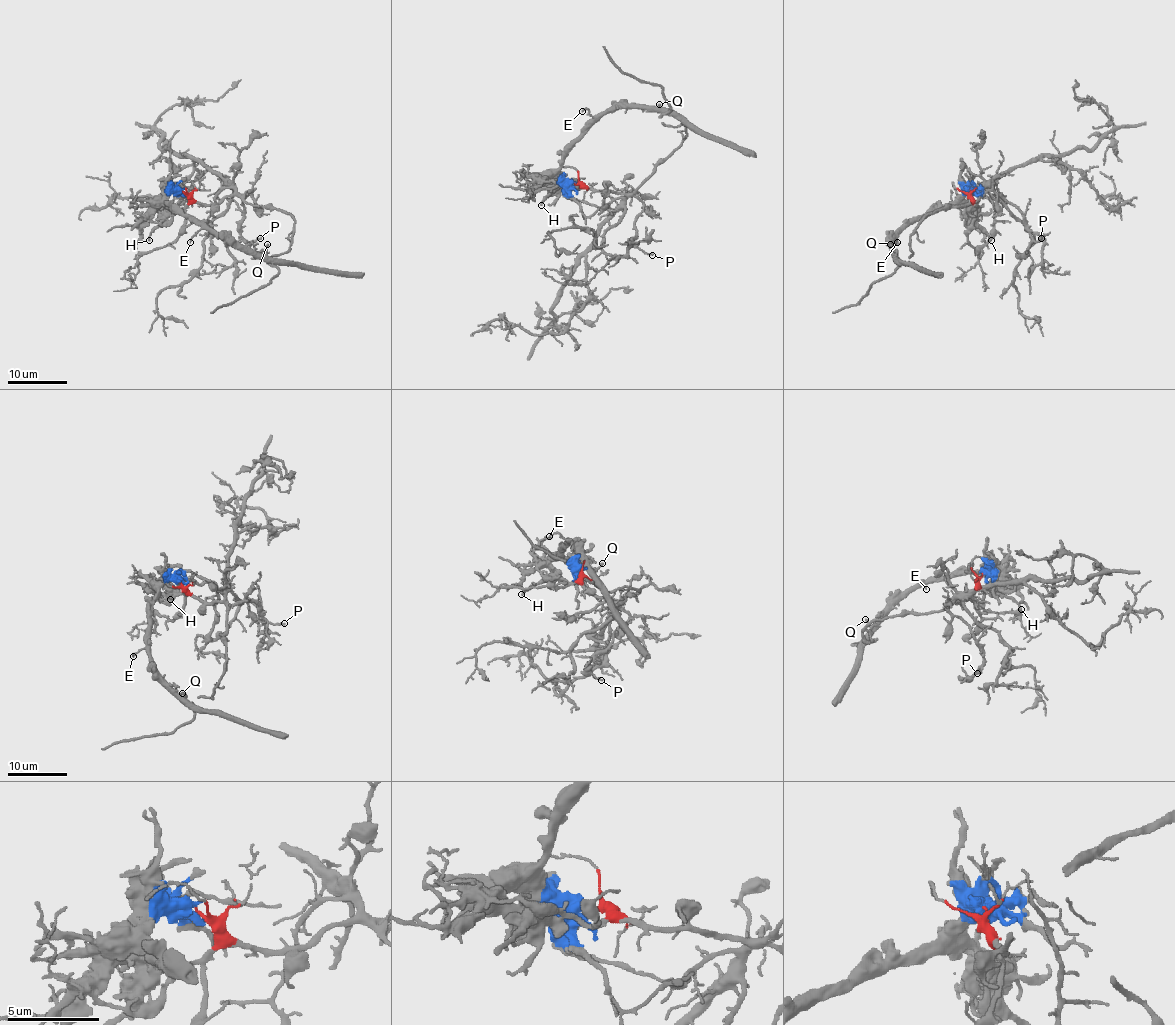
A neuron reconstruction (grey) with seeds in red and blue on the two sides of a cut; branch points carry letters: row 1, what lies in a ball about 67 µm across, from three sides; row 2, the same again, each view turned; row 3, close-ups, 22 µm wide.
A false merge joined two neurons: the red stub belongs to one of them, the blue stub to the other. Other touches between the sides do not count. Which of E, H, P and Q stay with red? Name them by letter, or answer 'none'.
P

